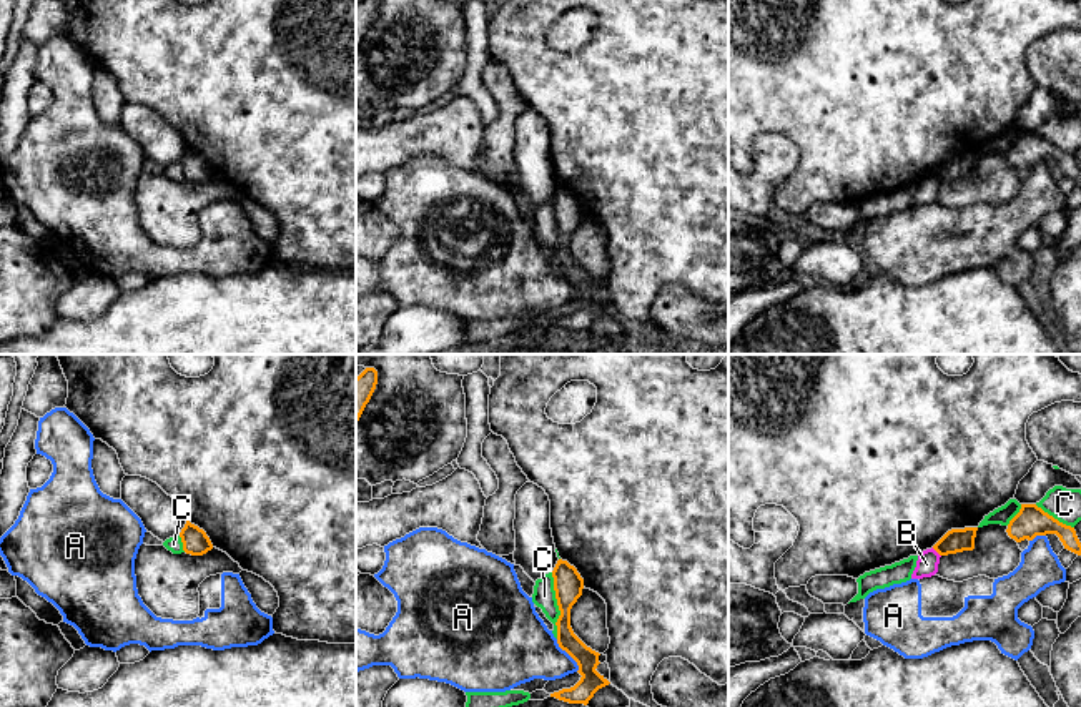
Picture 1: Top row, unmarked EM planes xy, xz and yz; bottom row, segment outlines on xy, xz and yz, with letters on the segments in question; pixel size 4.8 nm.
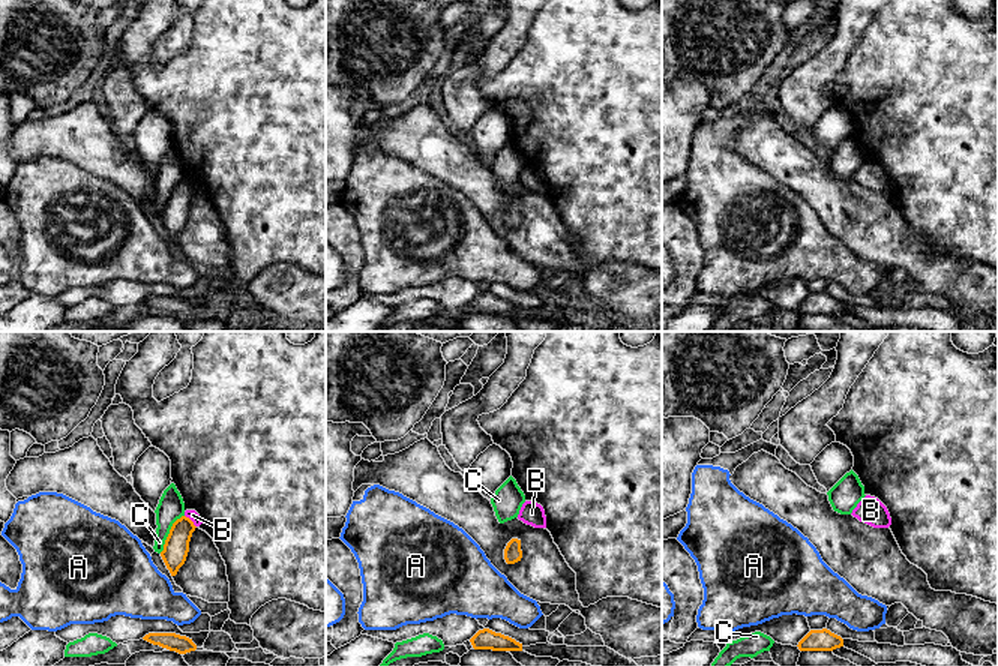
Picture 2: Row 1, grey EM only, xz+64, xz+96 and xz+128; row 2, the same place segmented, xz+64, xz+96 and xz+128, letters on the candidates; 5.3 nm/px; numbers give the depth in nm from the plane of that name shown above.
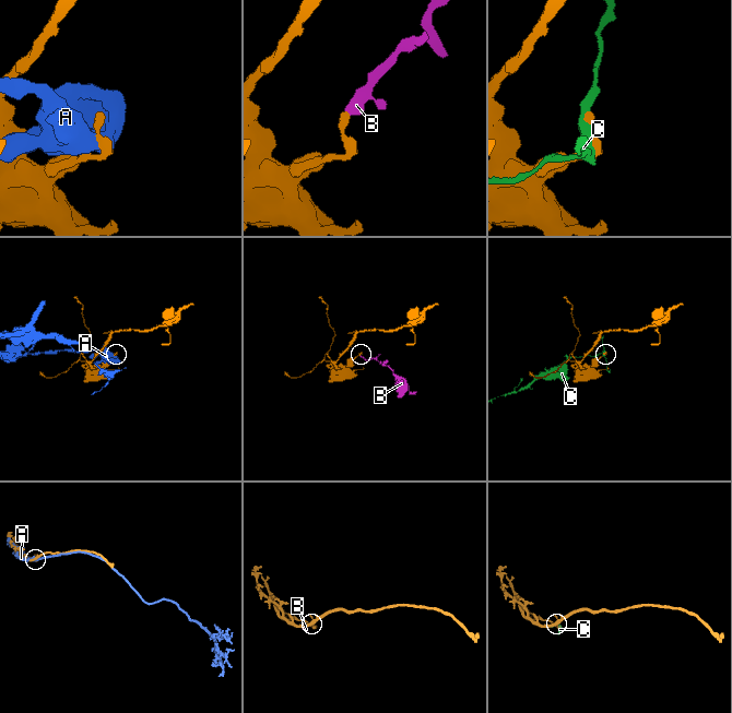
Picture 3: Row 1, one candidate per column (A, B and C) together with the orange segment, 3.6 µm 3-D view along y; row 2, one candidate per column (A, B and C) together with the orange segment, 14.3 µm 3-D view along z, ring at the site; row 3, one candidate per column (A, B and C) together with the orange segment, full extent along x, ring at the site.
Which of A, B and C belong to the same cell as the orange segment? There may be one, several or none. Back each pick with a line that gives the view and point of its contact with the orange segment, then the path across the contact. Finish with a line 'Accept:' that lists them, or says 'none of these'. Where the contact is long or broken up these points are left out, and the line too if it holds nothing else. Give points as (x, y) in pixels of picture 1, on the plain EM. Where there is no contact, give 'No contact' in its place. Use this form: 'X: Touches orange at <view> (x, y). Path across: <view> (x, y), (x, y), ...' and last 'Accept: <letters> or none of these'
Accept: none of these

